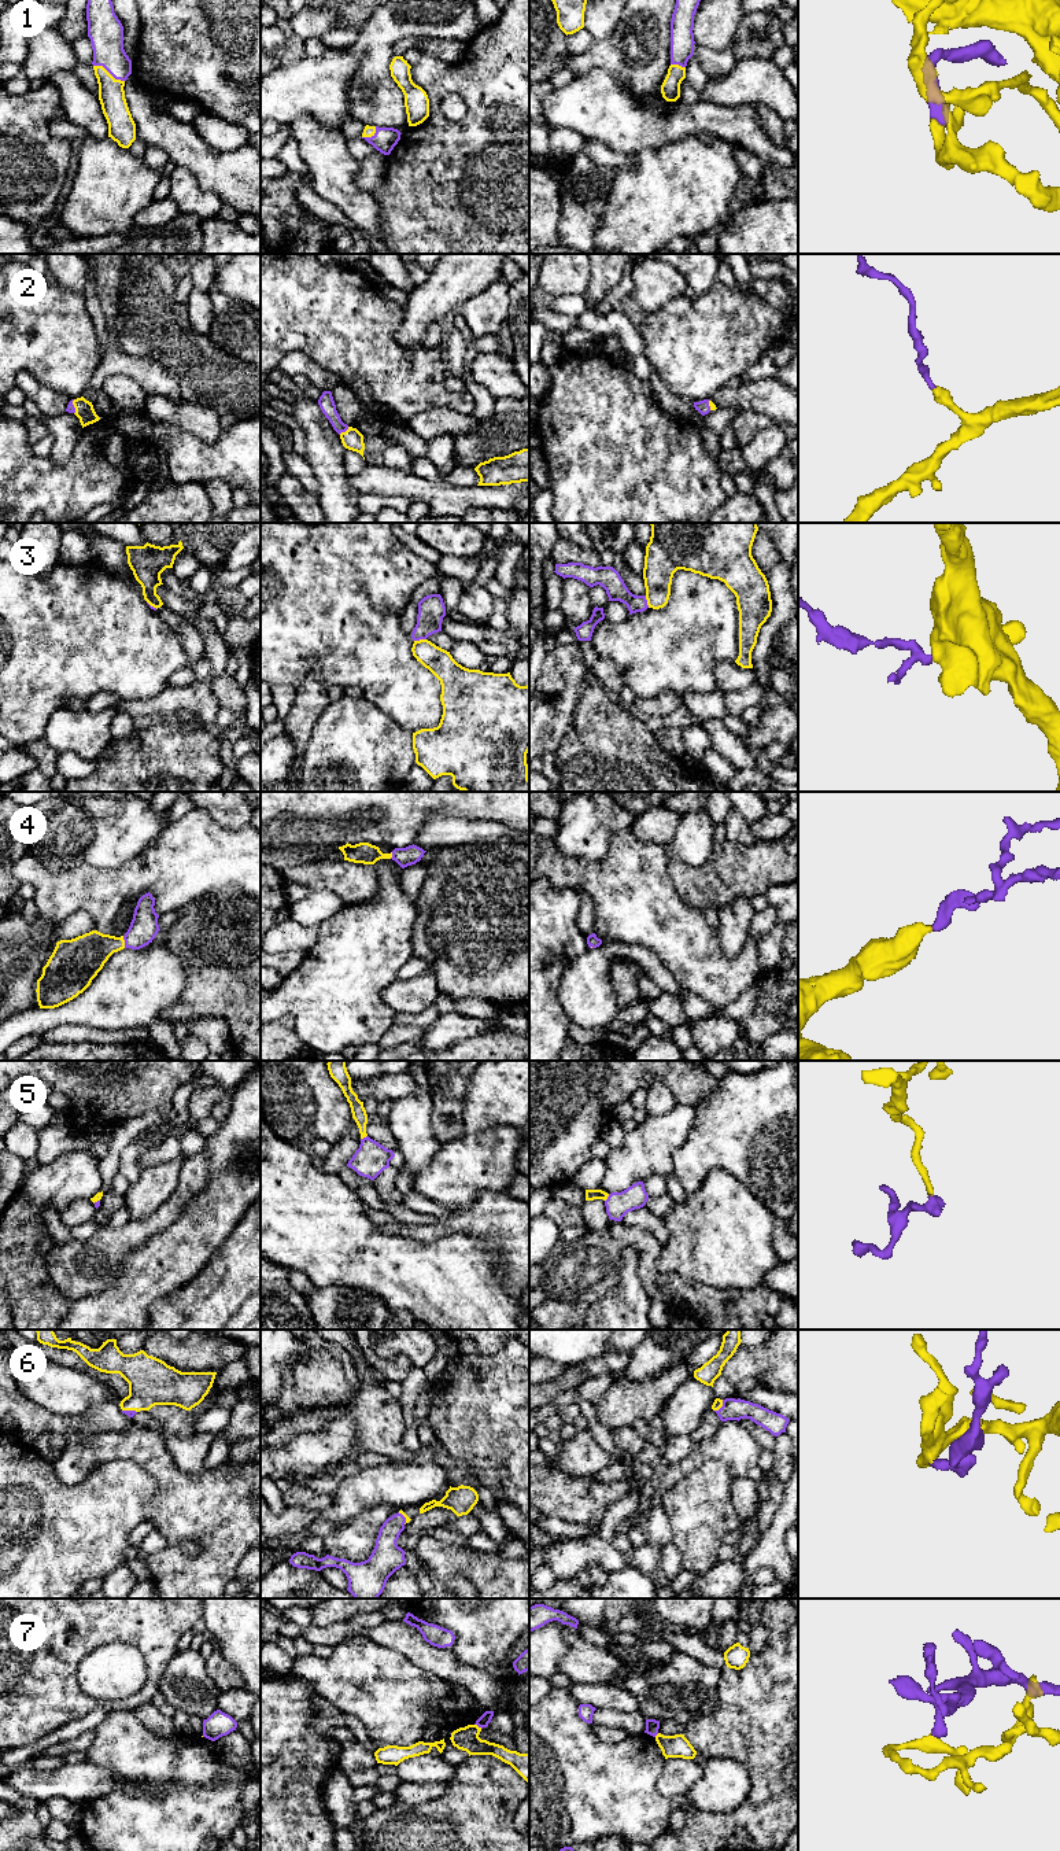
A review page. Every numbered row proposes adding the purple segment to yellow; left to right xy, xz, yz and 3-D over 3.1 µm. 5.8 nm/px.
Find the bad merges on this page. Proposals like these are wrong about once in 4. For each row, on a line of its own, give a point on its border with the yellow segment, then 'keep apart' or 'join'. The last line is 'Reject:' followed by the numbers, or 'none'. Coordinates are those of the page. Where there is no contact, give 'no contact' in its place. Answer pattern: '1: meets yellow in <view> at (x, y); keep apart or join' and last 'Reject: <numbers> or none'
1: meets yellow in xy at (107, 72); join
2: meets yellow in xz at (343, 432); join
3: meets yellow in xz at (420, 640); keep apart
4: meets yellow in xy at (124, 941); join
5: meets yellow in yz at (606, 1198); join
6: meets yellow in xy at (129, 1409); join
7: meets yellow in xz at (477, 1726); keep apart
Reject: 3, 7

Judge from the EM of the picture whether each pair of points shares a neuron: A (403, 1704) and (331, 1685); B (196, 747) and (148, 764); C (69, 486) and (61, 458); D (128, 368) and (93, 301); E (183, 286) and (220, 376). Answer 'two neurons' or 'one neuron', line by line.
A: one neuron
B: one neuron
C: two neurons
D: one neuron
E: two neurons

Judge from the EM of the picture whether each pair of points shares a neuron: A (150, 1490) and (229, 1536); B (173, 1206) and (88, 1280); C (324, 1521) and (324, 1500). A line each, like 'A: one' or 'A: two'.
A: two
B: one
C: two

